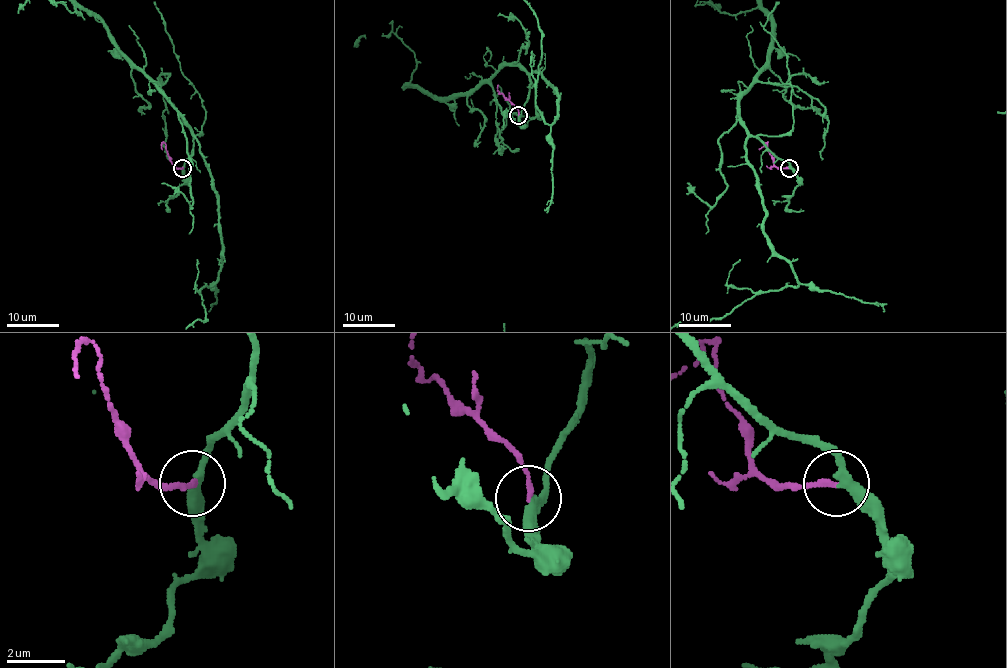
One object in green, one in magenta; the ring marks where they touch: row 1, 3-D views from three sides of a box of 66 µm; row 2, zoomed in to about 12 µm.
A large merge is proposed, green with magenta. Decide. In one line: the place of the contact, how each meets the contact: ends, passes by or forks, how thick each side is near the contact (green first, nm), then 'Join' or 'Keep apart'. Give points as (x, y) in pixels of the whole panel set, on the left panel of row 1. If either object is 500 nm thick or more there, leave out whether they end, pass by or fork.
Place: (182, 168). At the ring green passes by. At the ring magenta ends. Thickness 320 nm (green) against 170 nm. Join

